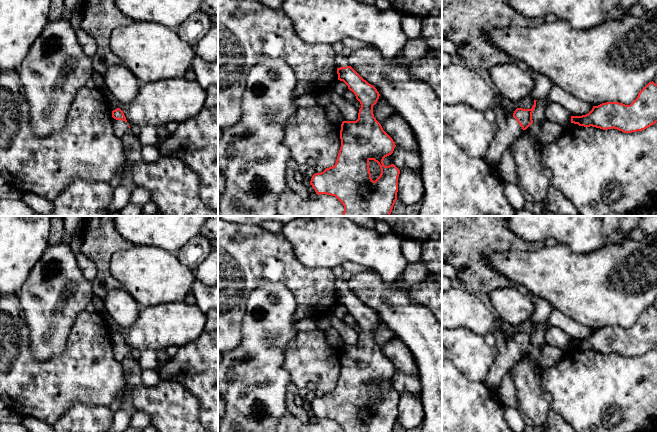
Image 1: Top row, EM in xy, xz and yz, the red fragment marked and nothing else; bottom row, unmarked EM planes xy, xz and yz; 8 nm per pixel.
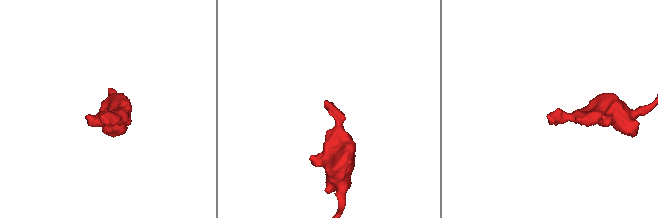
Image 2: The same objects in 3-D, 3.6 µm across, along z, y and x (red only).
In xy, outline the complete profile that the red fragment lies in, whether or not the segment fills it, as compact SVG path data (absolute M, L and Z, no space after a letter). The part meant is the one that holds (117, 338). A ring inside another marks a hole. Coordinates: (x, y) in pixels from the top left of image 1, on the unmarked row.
M120 332L112 335L112 341L114 357L116 360L122 363L126 358L129 357L130 352L130 350L127 348L126 341Z

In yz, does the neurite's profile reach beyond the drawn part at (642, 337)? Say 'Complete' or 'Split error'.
Complete

